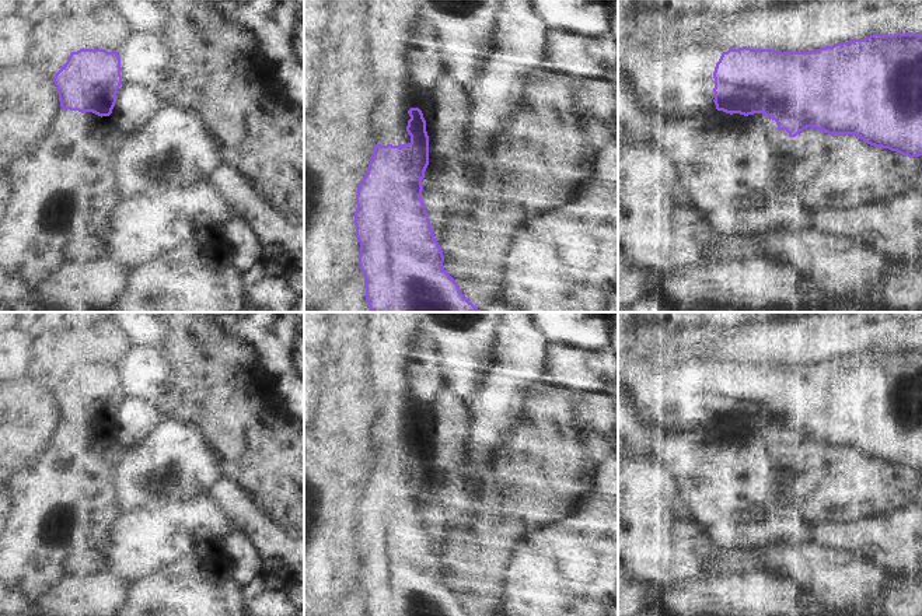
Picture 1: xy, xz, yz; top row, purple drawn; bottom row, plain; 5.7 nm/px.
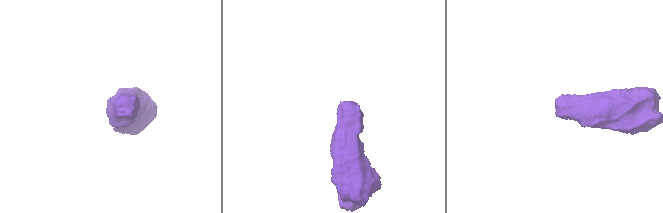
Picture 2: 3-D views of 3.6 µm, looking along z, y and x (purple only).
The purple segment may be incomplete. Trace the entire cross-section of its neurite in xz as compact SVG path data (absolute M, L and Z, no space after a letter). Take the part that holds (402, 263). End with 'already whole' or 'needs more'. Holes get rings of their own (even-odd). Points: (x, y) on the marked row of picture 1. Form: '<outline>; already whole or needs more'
M419 108L408 111L409 144L376 144L369 169L357 186L355 211L360 242L359 269L364 276L371 312L483 312L462 294L444 270L443 251L422 200L422 179L429 165L429 136Z; already whole

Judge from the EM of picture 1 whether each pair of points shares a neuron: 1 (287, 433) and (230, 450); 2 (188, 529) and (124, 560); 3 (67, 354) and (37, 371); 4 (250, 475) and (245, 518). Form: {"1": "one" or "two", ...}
{"1": "one", "2": "one", "3": "one", "4": "two"}

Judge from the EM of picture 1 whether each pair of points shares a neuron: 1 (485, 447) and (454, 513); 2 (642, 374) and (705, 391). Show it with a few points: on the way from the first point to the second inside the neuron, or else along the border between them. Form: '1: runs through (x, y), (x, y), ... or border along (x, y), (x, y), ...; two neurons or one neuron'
1: runs through (471, 464), (457, 479), (457, 496); one neuron
2: runs through (657, 381), (681, 398), (690, 398); one neuron

